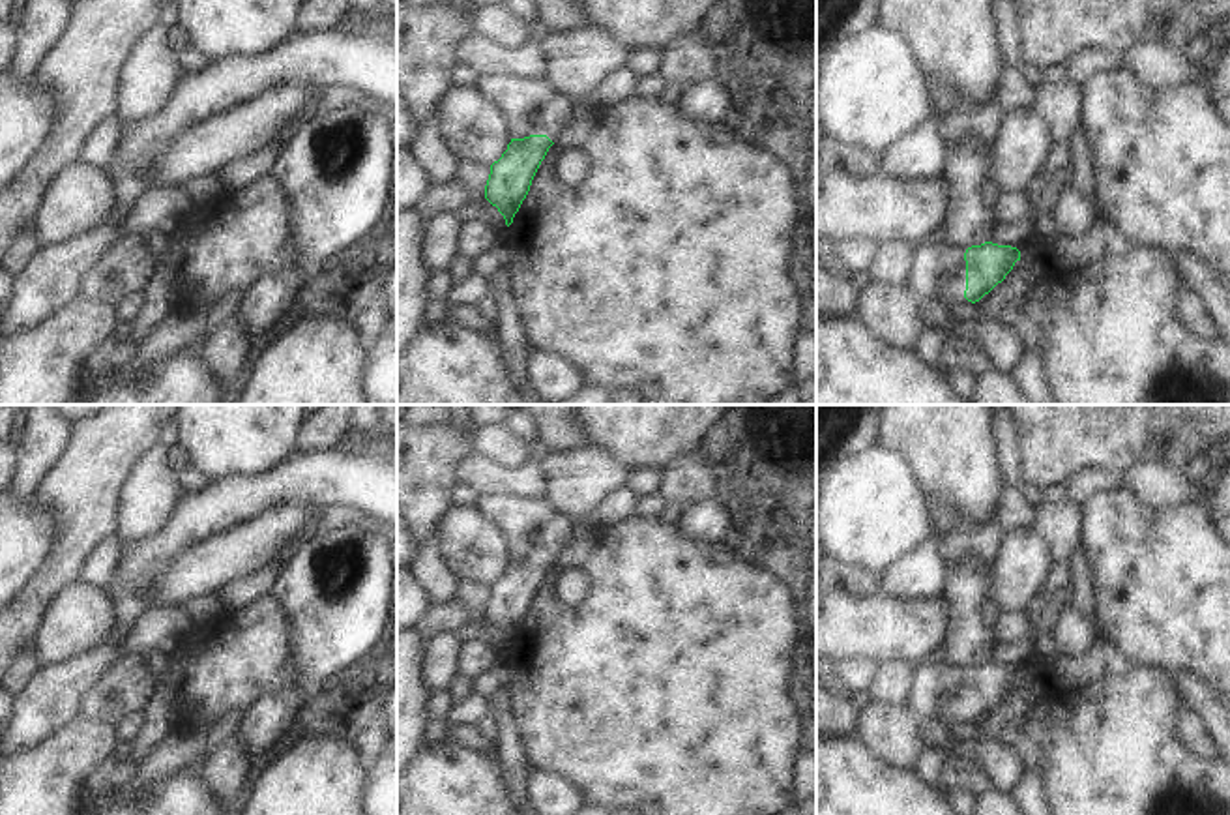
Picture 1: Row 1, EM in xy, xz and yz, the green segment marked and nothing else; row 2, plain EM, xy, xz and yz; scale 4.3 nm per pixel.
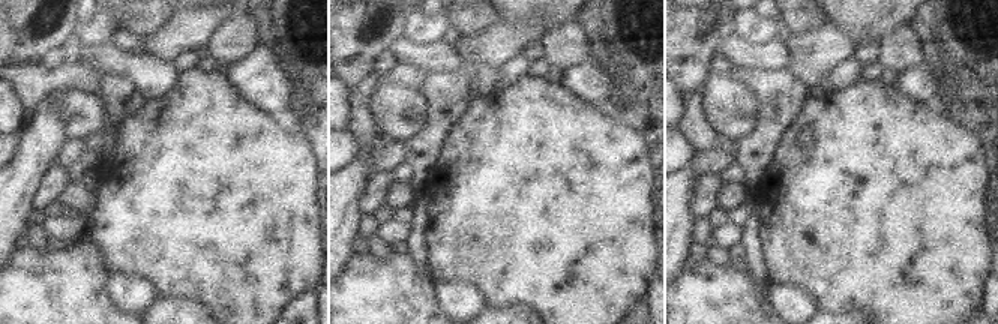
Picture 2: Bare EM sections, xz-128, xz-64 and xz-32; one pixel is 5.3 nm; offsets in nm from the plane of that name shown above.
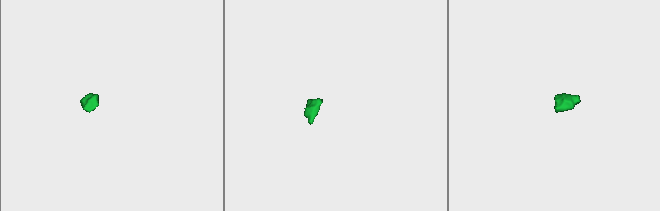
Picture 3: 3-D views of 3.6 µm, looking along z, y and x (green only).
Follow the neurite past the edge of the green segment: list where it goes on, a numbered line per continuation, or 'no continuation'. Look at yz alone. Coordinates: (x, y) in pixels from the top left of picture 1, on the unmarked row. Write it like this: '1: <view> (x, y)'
1: yz (938, 692)

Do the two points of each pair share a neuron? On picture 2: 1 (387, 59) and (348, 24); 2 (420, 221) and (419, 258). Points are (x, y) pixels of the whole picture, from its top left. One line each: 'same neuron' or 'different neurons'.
1: different neurons
2: same neuron

